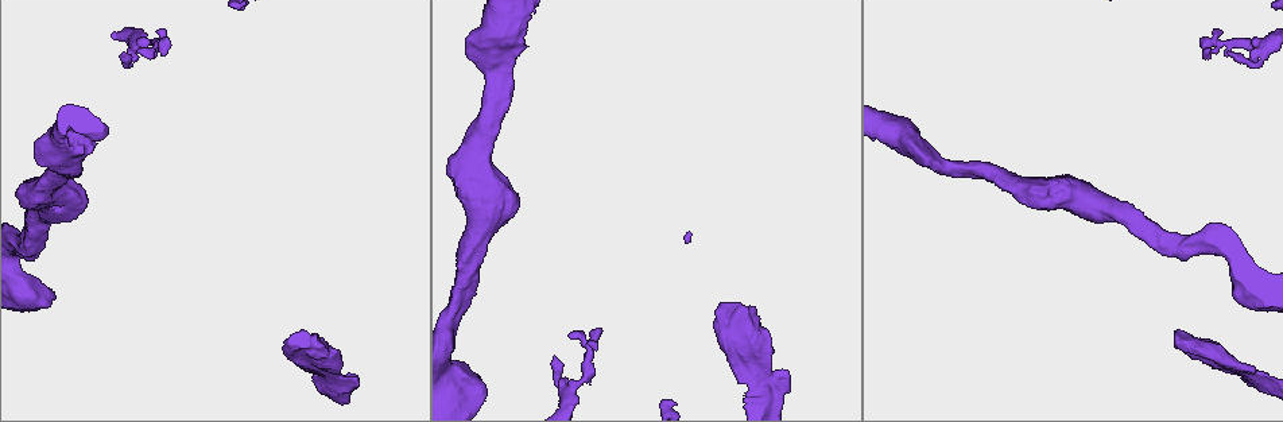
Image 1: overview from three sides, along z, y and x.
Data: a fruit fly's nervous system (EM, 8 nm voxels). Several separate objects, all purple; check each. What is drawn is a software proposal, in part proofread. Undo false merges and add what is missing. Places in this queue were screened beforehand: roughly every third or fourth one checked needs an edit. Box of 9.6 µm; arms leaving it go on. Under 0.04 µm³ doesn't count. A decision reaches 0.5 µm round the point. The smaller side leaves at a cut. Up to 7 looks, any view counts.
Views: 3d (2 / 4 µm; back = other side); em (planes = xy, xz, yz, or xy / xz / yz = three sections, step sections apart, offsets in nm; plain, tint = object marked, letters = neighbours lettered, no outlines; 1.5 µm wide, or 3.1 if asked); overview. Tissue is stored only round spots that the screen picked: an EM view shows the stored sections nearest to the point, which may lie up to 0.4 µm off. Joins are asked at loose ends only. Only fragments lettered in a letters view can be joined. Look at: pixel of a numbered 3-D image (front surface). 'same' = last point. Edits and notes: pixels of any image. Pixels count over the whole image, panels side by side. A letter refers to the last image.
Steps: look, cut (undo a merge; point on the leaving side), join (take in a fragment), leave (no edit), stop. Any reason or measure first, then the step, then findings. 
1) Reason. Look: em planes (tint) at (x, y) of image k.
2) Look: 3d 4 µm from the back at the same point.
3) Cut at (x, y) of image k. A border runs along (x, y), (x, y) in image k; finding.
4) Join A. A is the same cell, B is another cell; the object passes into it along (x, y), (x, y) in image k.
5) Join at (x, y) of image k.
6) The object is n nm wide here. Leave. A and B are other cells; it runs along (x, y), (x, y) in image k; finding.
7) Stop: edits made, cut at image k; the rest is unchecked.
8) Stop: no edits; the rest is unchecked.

Free end. Look: 3d 2 µm at (598, 336) of image 1.

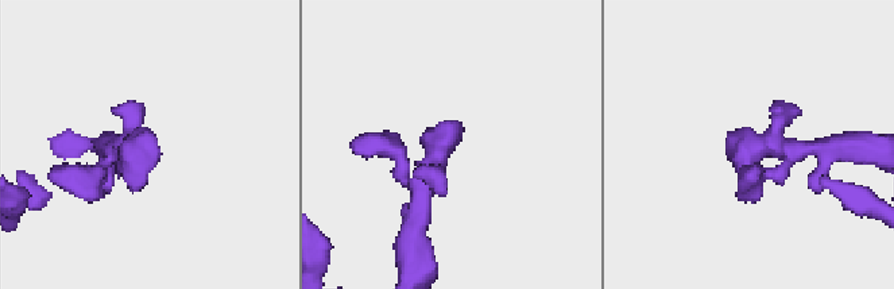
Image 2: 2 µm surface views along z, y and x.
Need the tissue. Look: em xz step 8 (tint) at (448, 144) of image 2.

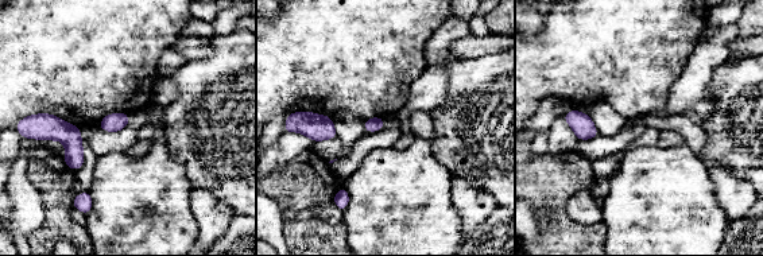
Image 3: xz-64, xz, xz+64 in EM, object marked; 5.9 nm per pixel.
Cut it another way. Look: em planes (letters) at the same point.

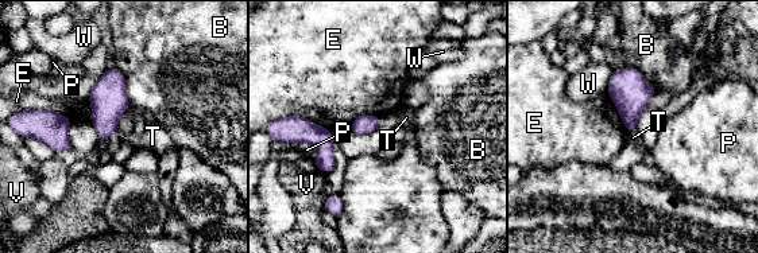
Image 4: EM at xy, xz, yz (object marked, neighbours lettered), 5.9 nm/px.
Leave. B, E, P, T, V and W are other cells; a border runs along (113, 65), (124, 78), (131, 102) in image 4; none of them fits.

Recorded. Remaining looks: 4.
Free end. Look: em planes (letters) at (787, 379) of image 1.

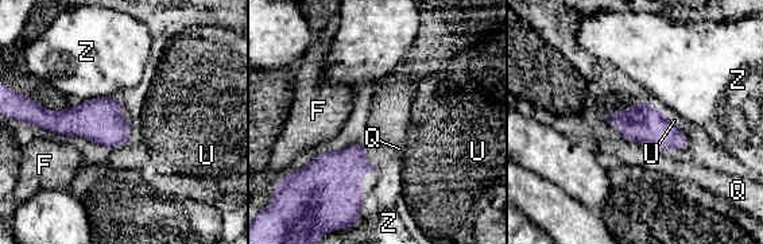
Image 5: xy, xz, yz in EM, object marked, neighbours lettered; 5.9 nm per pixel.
The longest contact is with Z, 190 nm. Leave. F, Q, U and Z are other cells; a border runs along (680, 148), (685, 150) in image 5; no lettered fragment goes on from it.

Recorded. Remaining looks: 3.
Branch stops here. Look: 3d 4 µm at (48, 301) of image 1.

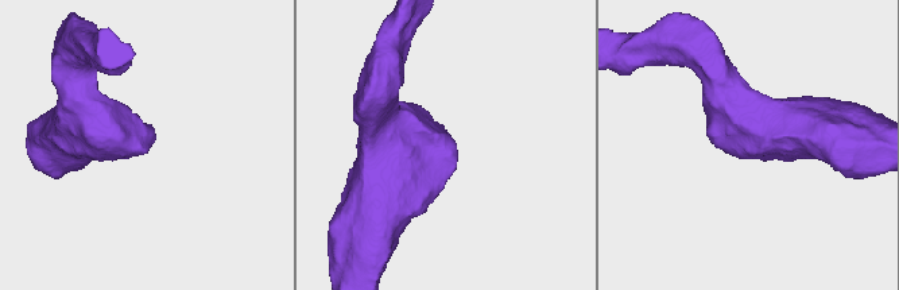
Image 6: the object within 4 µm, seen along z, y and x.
Look: em yz step 8 (letters) at (444, 130) of image 6.

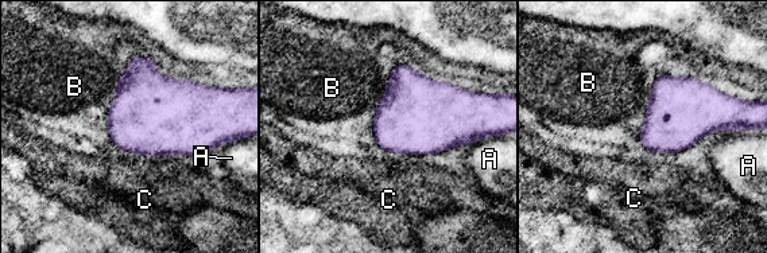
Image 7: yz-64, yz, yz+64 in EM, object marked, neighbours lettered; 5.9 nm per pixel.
Another direction. Look: em planes (letters) at the same point.

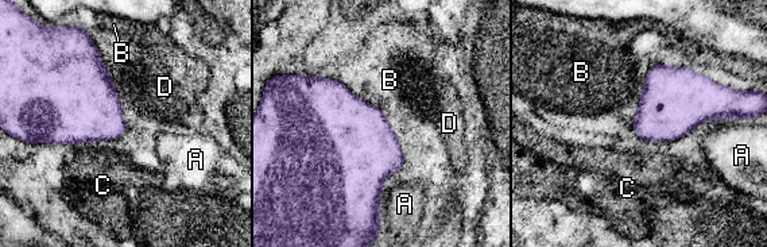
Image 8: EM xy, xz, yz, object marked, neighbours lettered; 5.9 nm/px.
Leave. A, B, C and D are other cells; a border runs along (111, 77), (120, 103), (126, 134) in image 8; none of them fits.

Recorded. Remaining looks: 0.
Stop: no edits; the rest is unchecked.

